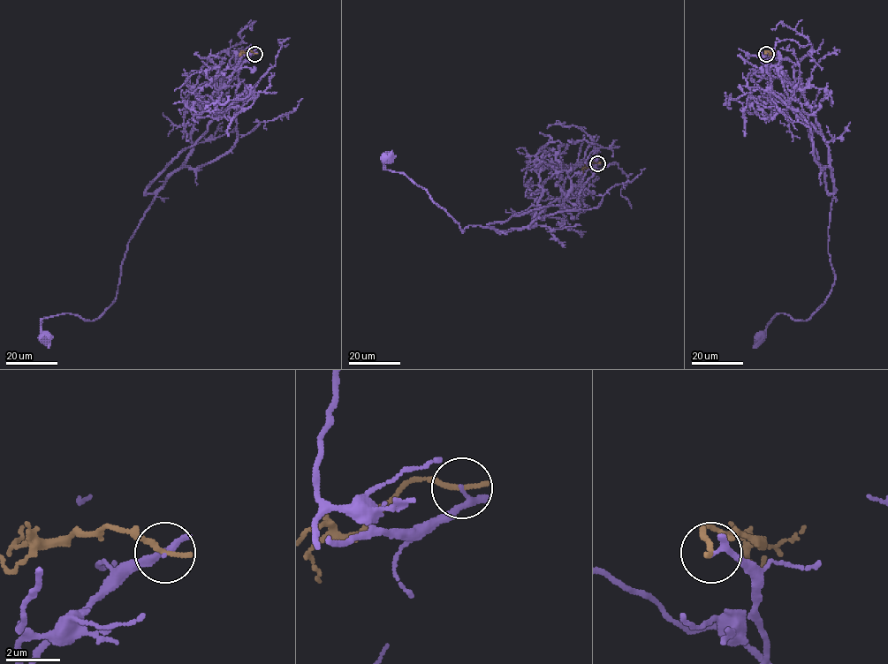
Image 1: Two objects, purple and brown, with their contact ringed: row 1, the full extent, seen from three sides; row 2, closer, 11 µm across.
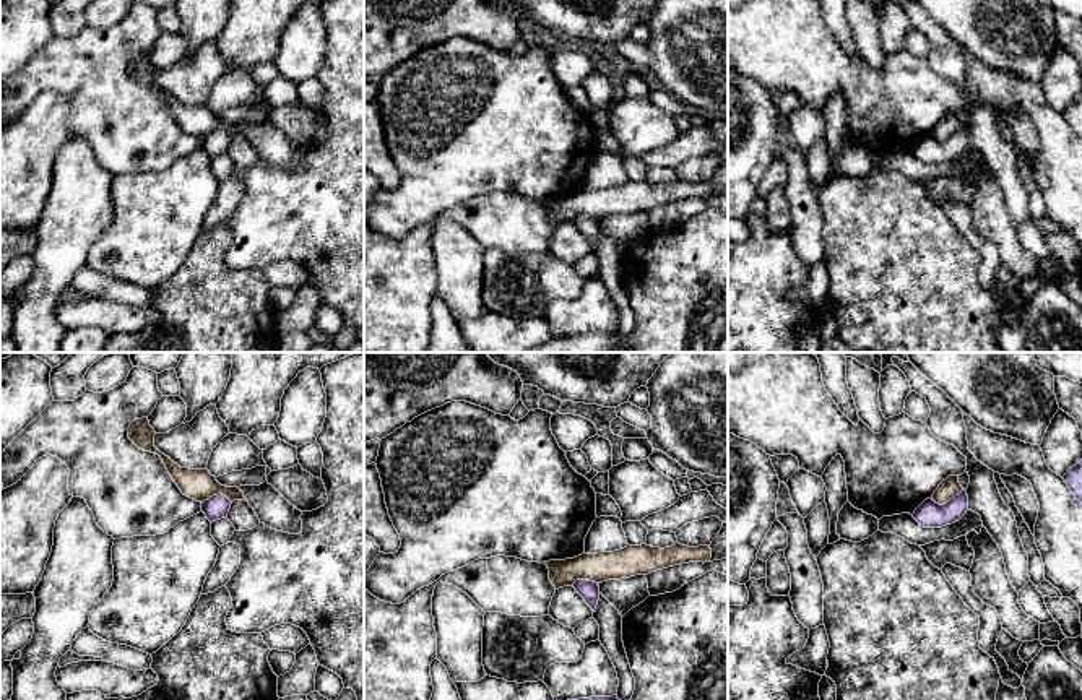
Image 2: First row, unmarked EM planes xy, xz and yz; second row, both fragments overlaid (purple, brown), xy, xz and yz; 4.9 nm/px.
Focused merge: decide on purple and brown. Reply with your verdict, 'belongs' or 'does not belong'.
does not belong

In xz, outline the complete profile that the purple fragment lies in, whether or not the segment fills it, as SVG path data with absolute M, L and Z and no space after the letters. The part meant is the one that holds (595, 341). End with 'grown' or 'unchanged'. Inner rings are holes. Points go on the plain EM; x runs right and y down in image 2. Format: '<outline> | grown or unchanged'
M590 333L567 338L552 338L530 352L621 352L630 338L612 333Z | unchanged

